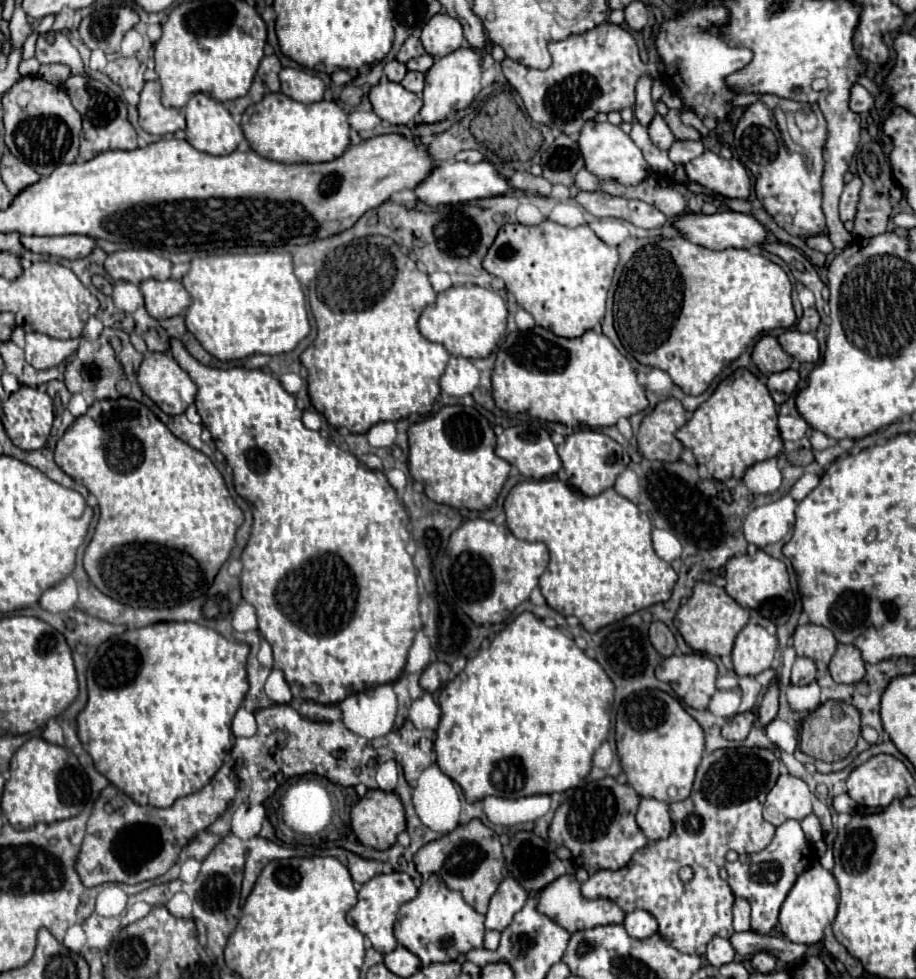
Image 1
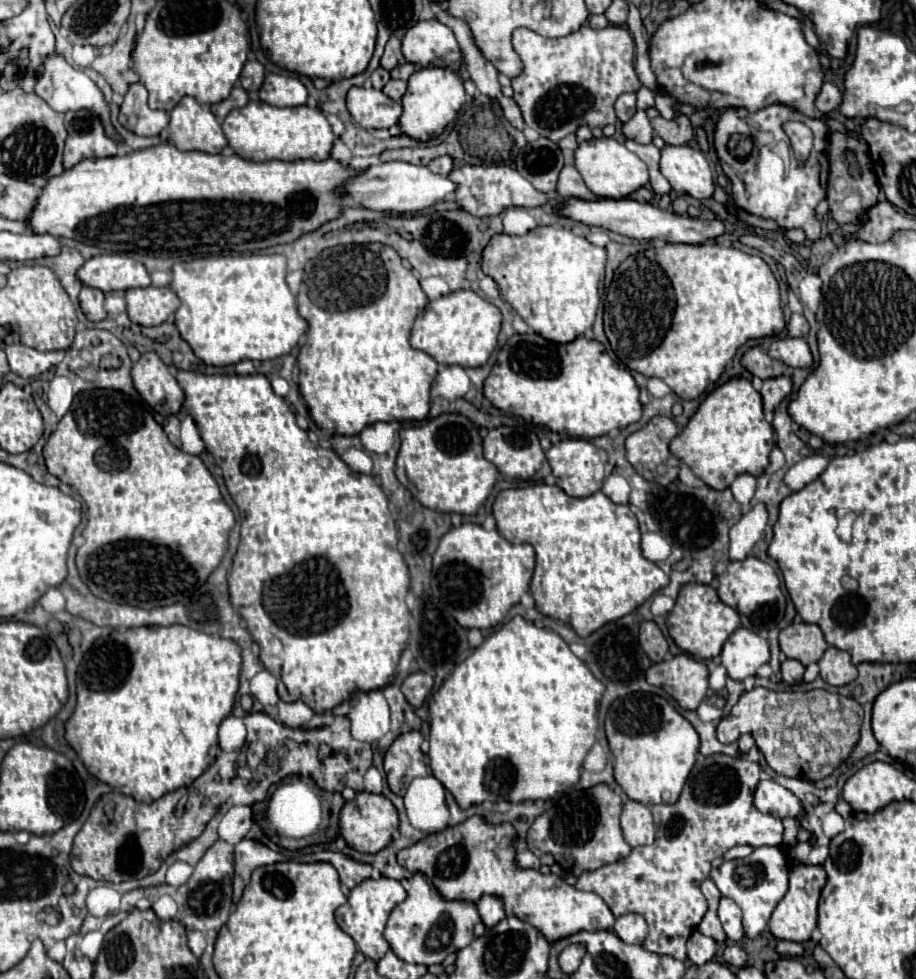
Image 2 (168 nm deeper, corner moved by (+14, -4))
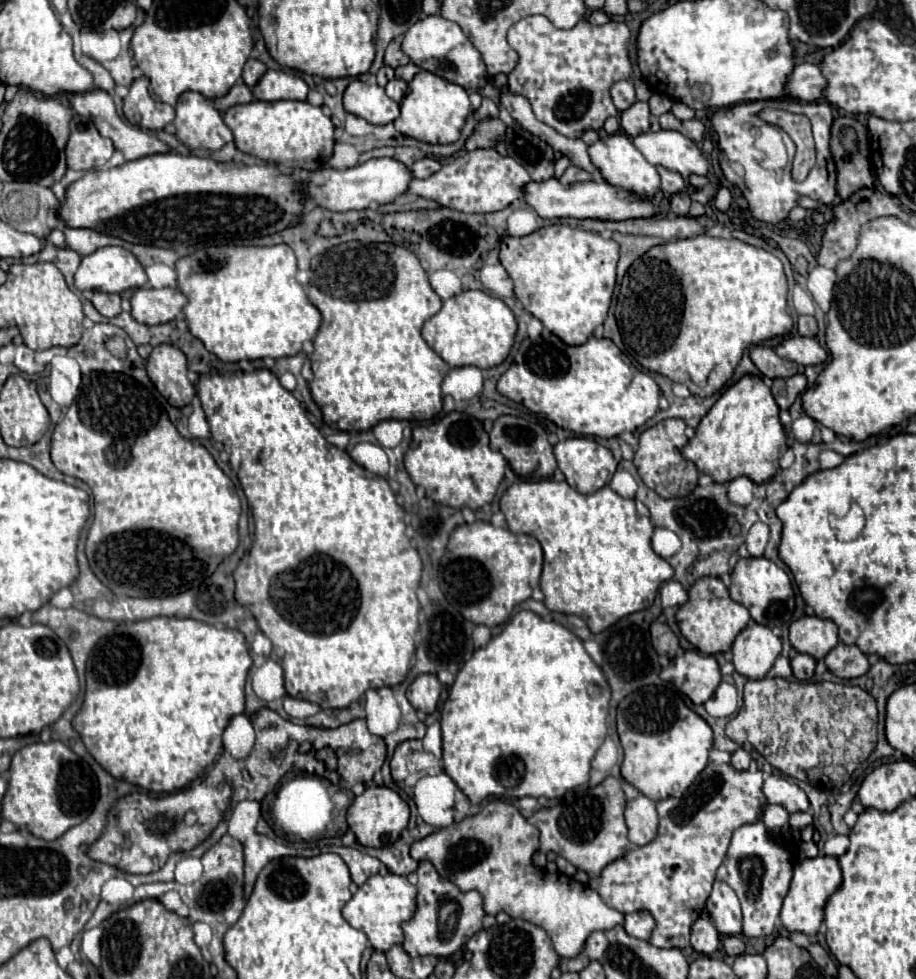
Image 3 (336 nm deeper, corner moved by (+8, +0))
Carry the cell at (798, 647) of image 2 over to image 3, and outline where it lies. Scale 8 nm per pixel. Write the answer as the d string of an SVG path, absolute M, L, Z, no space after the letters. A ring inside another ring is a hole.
M803 616L789 626L789 640L797 652L811 654L821 660L831 648L839 644L837 626L833 620L823 620L817 616Z

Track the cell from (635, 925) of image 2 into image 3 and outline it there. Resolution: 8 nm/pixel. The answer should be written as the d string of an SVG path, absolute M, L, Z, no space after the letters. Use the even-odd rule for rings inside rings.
M633 912L625 916L625 930L641 940L649 940L653 928L655 928L655 920L649 912Z

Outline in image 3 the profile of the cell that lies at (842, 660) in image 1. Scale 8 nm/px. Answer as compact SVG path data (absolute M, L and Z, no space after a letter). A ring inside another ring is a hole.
M837 644L827 656L825 656L827 668L839 676L839 678L859 678L869 670L867 656L857 646Z

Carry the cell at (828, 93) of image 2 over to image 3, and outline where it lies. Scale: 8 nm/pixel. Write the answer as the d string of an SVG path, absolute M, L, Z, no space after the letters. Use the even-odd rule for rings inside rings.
M797 64L787 76L787 94L793 100L817 102L825 88L825 78L815 64Z

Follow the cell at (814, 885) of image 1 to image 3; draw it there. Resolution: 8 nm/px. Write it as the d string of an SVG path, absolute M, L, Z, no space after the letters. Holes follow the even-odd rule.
M817 856L803 860L795 866L791 888L783 900L781 920L789 932L803 932L807 936L815 936L823 922L823 908L829 896L841 886L841 868L835 856Z

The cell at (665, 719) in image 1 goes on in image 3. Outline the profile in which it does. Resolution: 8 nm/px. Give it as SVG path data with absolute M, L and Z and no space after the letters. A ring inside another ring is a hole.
M647 686L623 698L617 708L617 732L625 752L621 764L623 778L655 802L669 796L683 796L693 780L699 776L699 772L707 766L709 750L713 746L711 726L683 702L679 690L669 686Z

